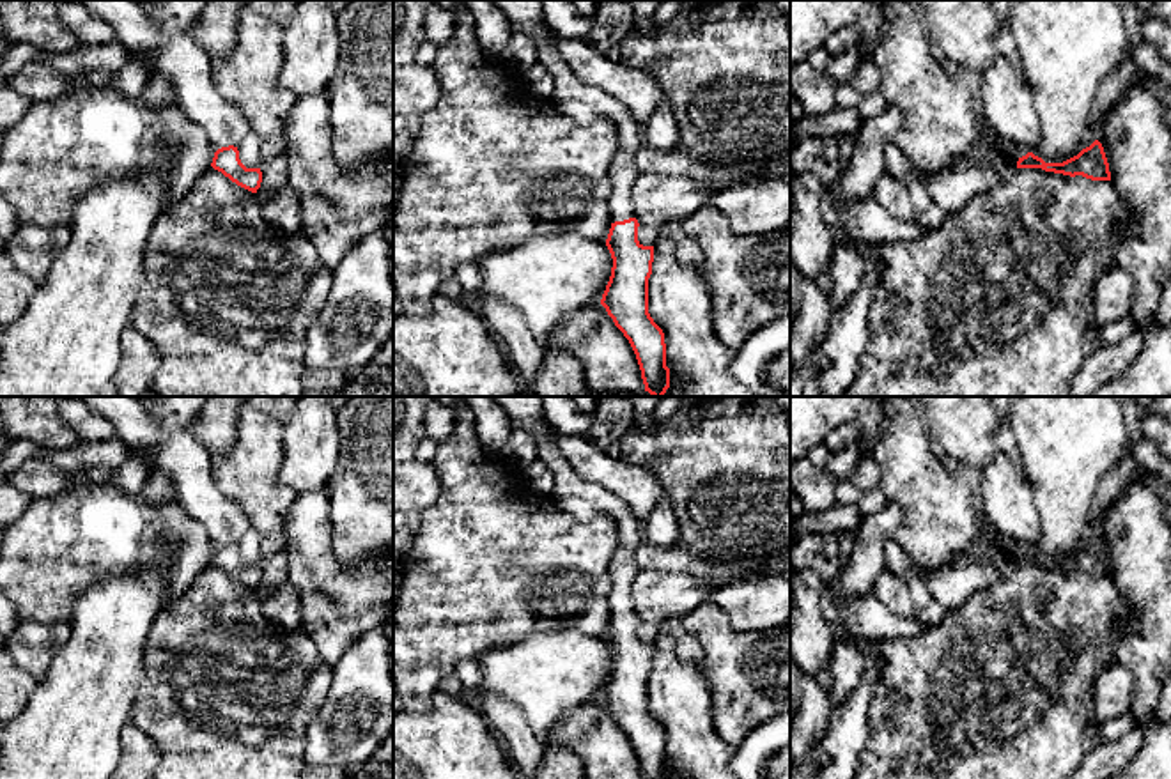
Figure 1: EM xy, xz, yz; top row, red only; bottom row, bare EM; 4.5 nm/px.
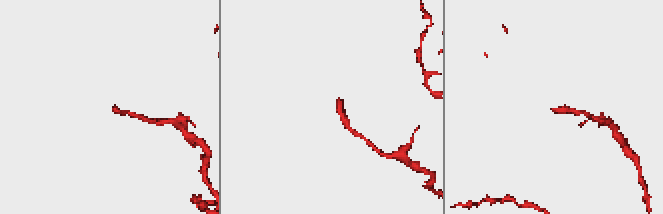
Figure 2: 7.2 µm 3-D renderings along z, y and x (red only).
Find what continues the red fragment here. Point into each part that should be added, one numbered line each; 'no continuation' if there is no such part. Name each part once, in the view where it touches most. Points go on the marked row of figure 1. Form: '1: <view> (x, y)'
1: xz (571, 96)

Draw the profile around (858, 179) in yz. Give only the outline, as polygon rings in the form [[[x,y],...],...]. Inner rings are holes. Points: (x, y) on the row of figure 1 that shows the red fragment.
[[[888,104],[877,117],[865,120],[854,138],[850,163],[831,184],[834,202],[841,207],[870,197],[886,175],[886,147],[902,127],[900,108]]]

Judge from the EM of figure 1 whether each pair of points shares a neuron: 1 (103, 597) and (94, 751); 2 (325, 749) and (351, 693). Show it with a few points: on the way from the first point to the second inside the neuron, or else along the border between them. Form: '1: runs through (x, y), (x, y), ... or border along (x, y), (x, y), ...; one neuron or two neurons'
1: runs through (103, 636), (103, 659), (94, 677), (94, 712); one neuron
2: runs through (339, 735), (351, 723), (351, 707); one neuron

